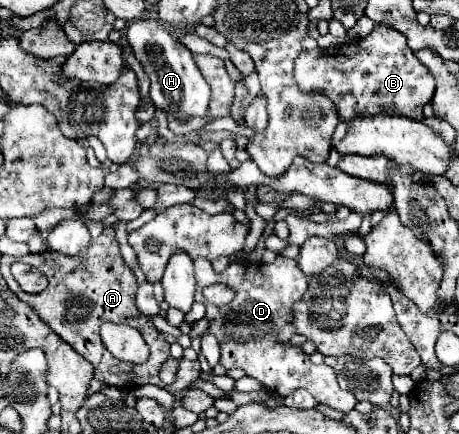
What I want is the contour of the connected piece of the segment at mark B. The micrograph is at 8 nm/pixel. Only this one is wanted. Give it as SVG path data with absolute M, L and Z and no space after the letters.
M376 25L367 37L351 45L299 53L299 57L295 59L293 77L301 91L313 87L327 95L335 103L339 117L353 117L353 113L387 111L393 115L409 117L413 121L421 121L423 107L435 93L433 75L413 55L405 35L385 25Z

